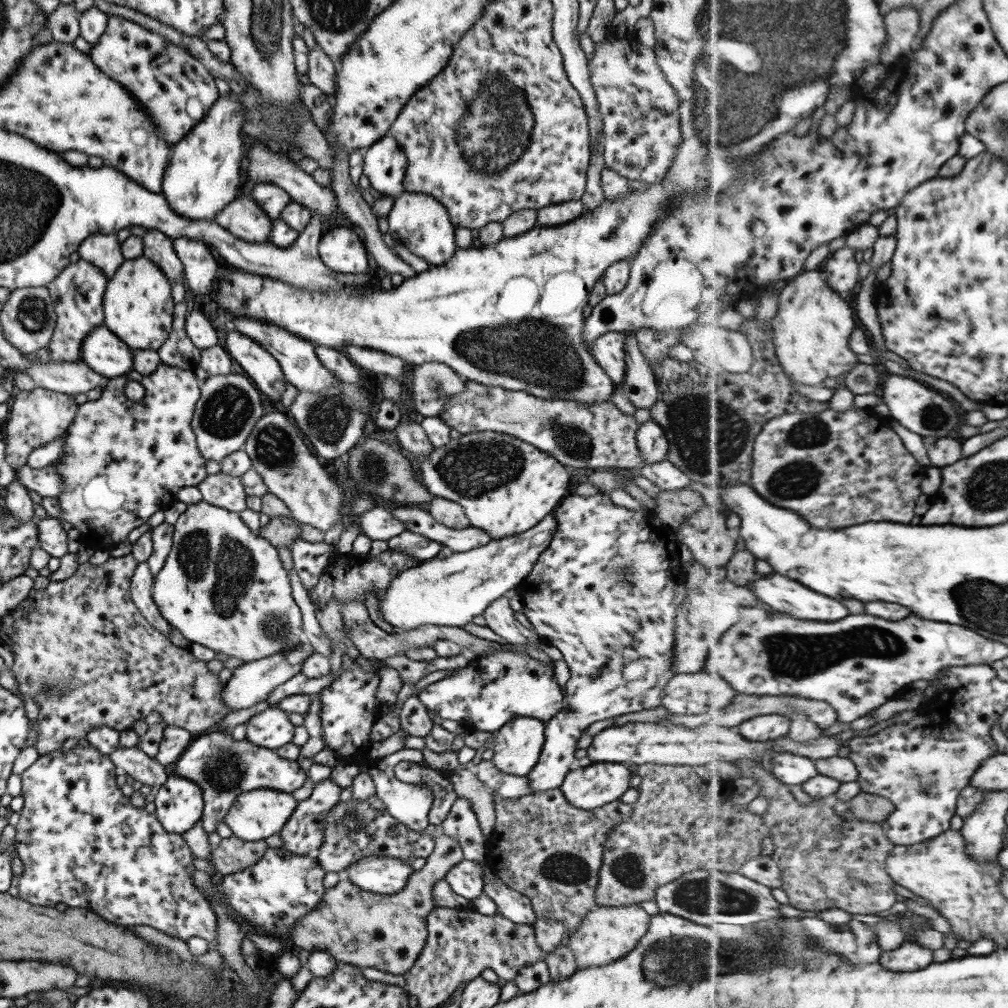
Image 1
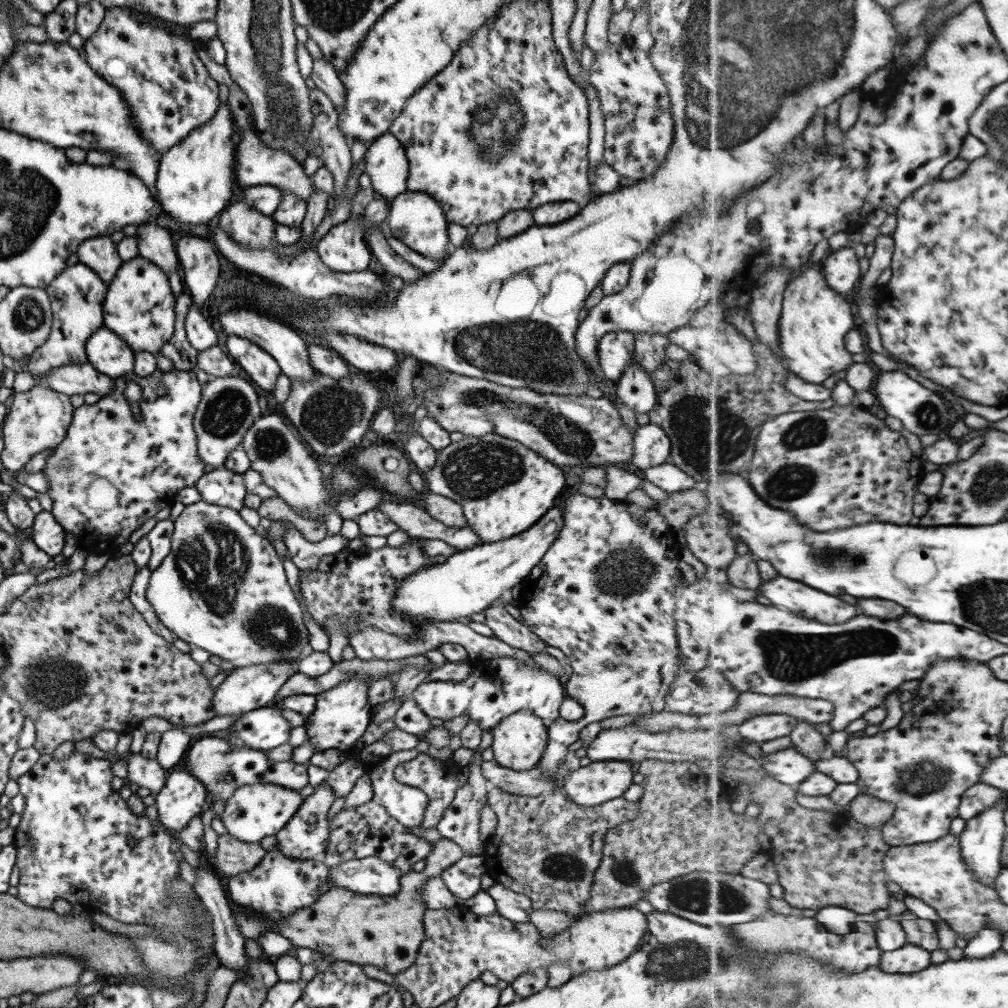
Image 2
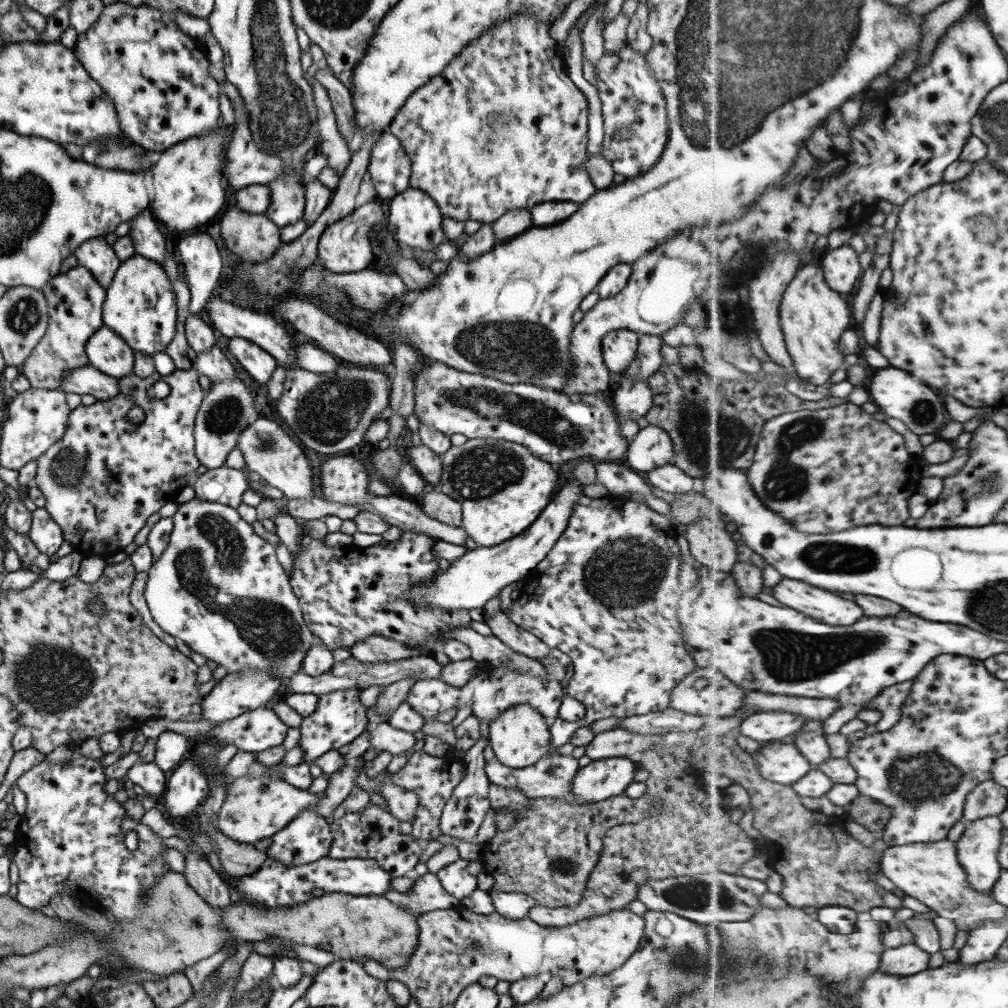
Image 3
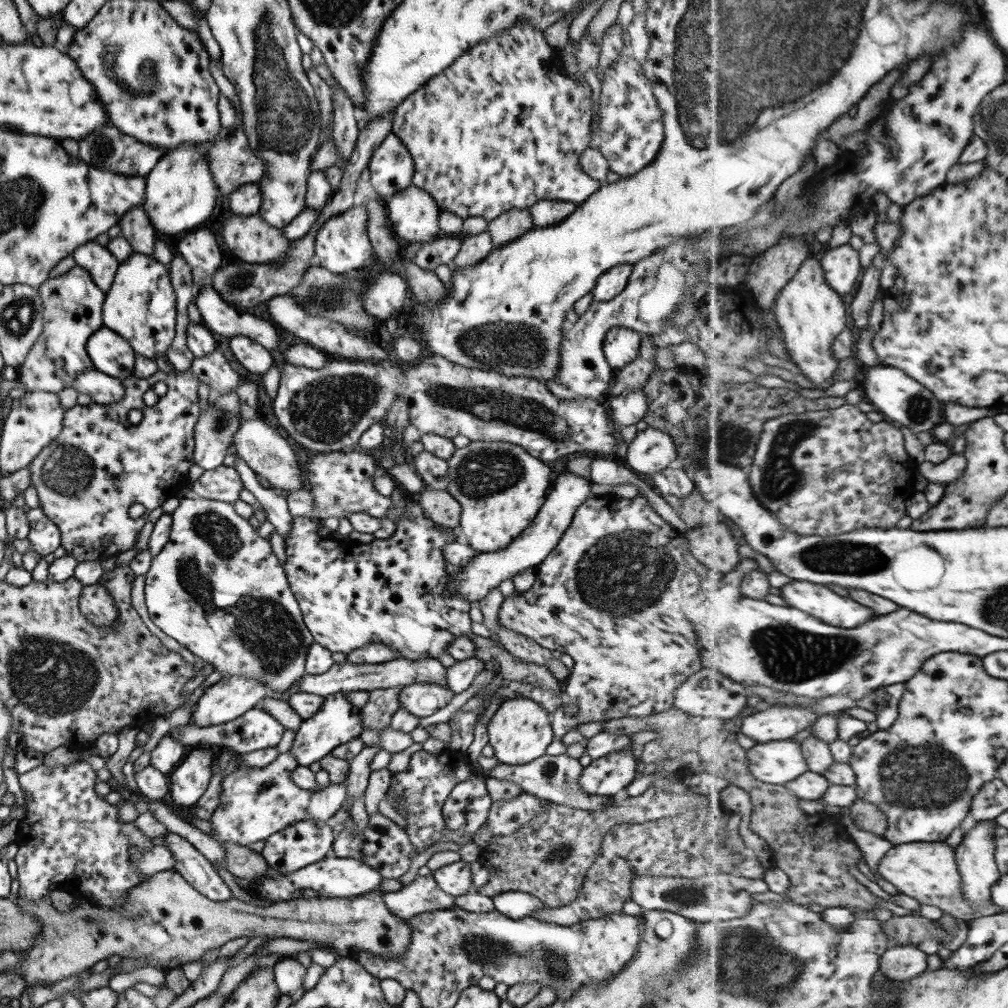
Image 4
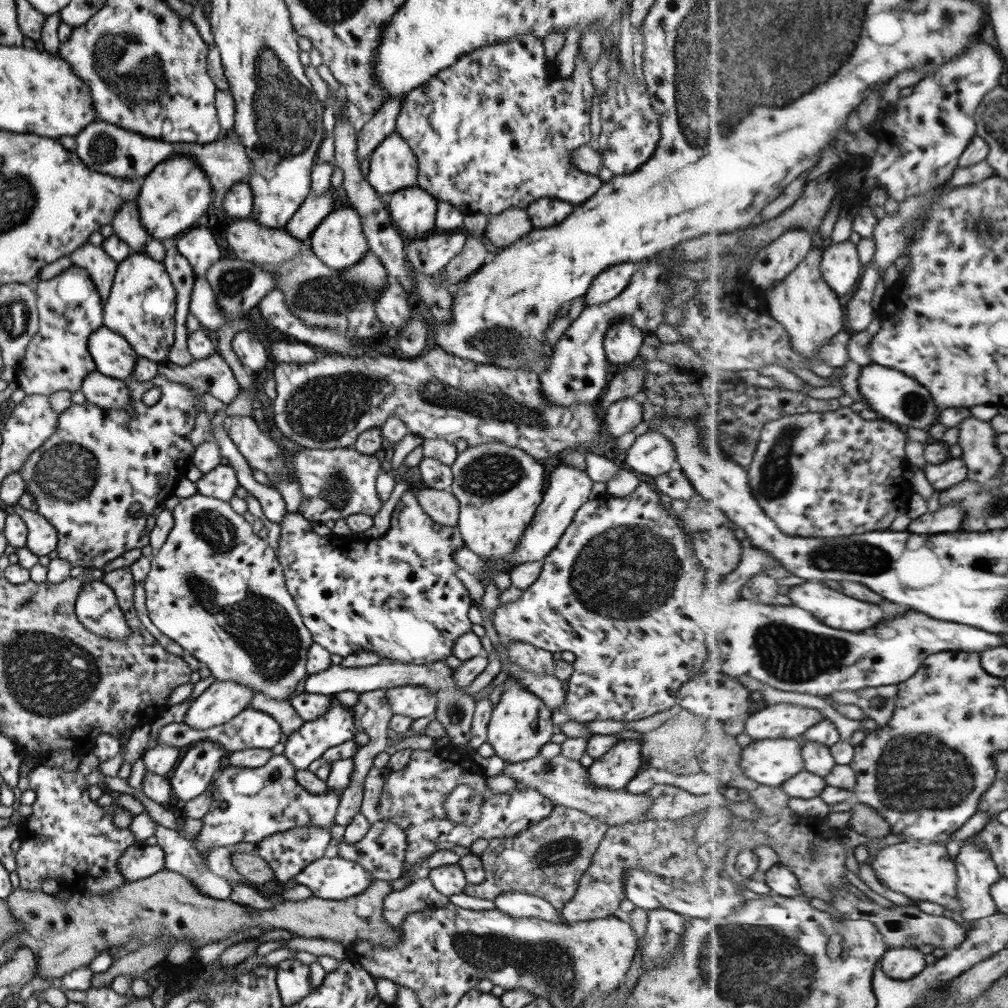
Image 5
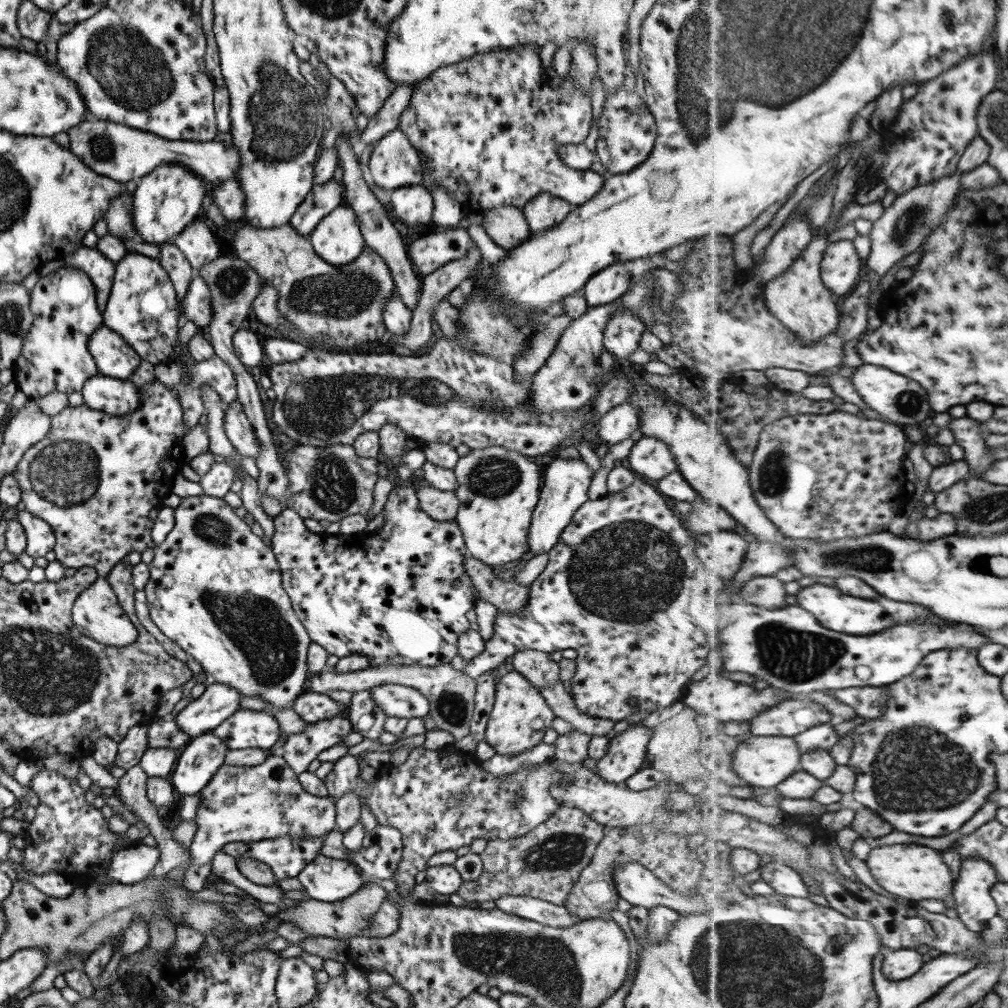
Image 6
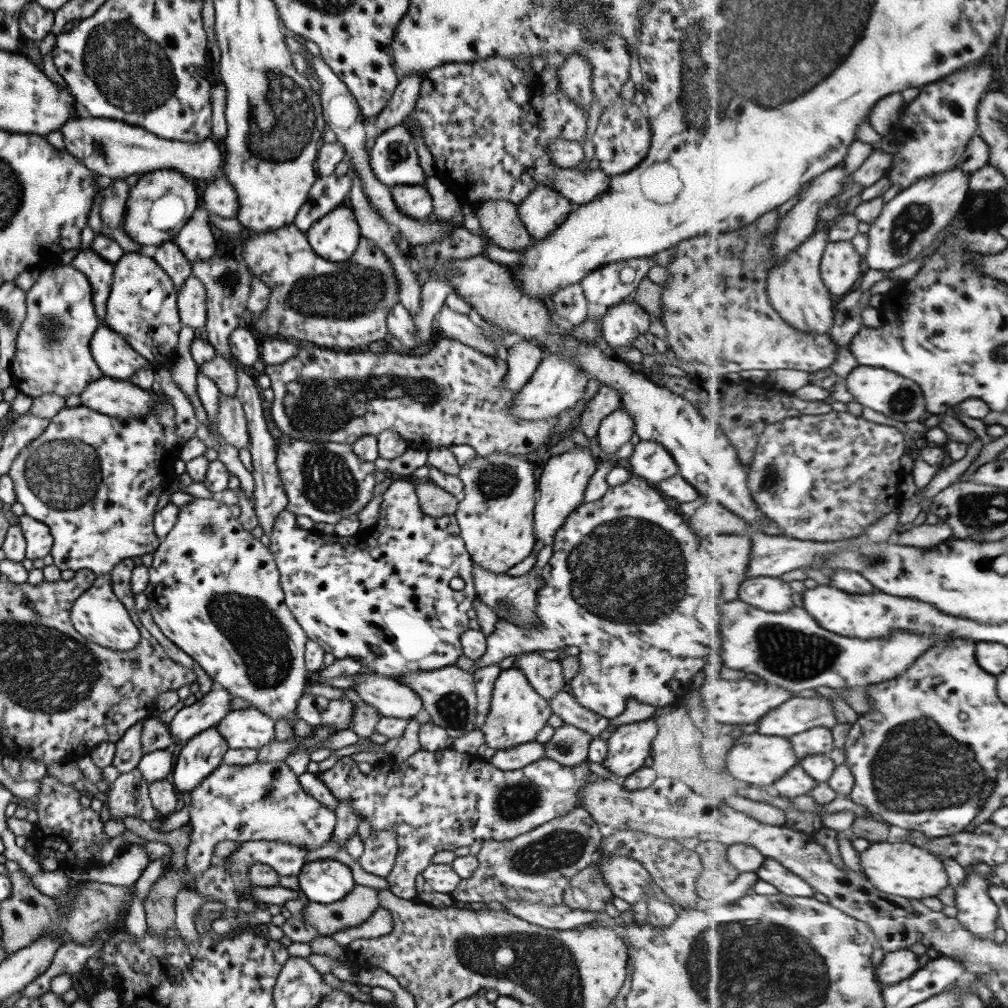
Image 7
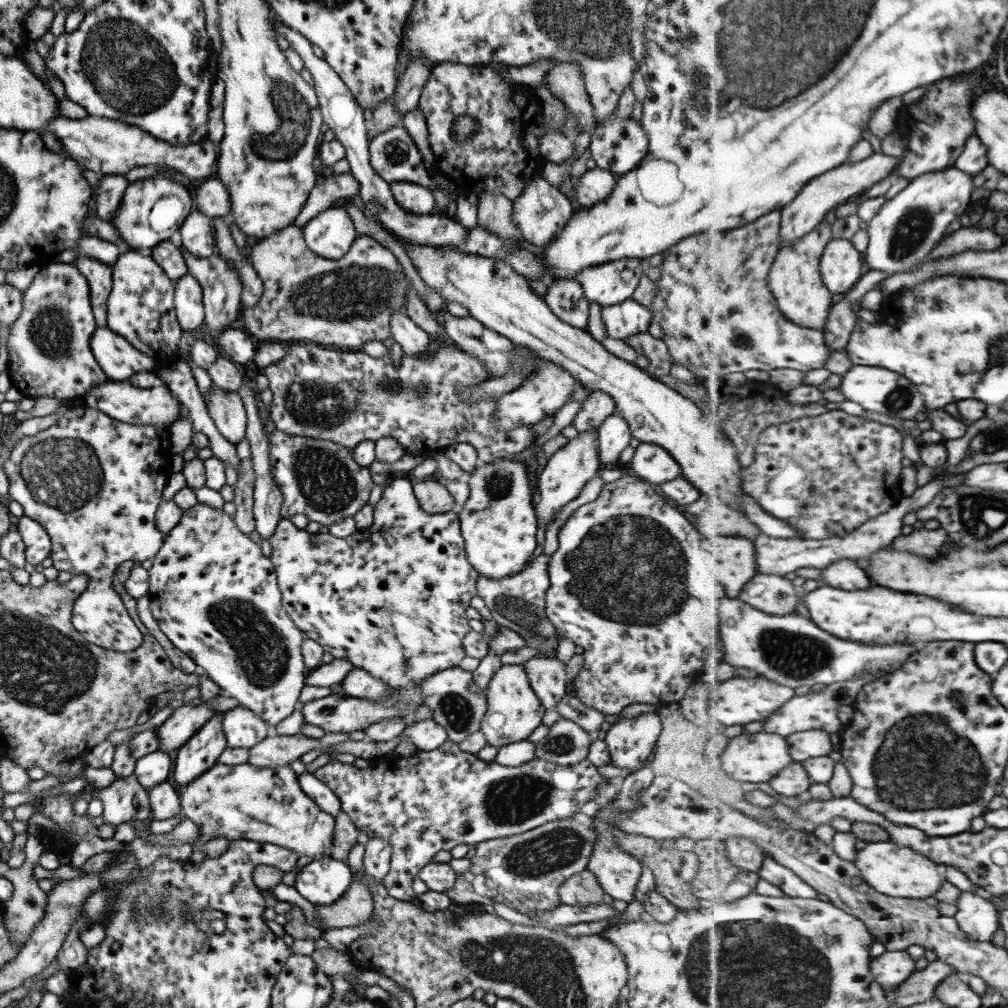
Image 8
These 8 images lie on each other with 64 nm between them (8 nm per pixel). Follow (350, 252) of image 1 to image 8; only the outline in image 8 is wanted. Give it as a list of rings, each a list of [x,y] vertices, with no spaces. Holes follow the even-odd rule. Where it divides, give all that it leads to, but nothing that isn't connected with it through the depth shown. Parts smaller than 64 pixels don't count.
[[[393,182],[388,184],[394,201],[406,212],[418,215],[435,211],[432,192],[417,184]],[[329,207],[310,218],[301,228],[307,248],[329,260],[341,258],[351,246],[355,231],[342,207]]]

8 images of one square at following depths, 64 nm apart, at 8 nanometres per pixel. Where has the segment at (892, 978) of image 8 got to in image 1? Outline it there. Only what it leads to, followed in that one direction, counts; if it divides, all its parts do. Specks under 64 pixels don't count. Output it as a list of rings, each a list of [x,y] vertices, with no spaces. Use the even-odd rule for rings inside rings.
[[[907,941],[897,950],[884,951],[880,963],[891,972],[915,972],[935,963],[933,949]]]

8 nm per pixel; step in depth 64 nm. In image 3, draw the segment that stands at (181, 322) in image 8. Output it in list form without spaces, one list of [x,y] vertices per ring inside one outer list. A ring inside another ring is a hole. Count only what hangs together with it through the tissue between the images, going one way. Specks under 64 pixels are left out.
[[[212,293],[206,298],[203,310],[209,319],[209,325],[220,332],[225,338],[241,337],[250,340],[253,344],[268,352],[275,360],[276,364],[285,370],[296,369],[296,346],[293,344],[291,336],[285,330],[283,323],[274,320],[270,316],[261,315],[253,311],[242,309],[241,307],[223,301],[219,296]]]

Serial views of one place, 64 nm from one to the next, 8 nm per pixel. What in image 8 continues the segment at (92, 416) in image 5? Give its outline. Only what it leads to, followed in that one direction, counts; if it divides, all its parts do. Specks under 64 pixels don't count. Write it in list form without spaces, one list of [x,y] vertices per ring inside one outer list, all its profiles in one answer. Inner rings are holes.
[[[65,406],[65,411],[60,414],[55,424],[48,426],[45,430],[37,432],[33,436],[20,438],[11,449],[9,456],[3,461],[2,471],[8,480],[8,498],[17,502],[22,506],[23,515],[27,518],[32,518],[37,522],[45,533],[49,536],[51,548],[48,558],[53,563],[52,567],[58,572],[68,572],[71,577],[77,575],[85,575],[89,582],[85,586],[85,590],[79,594],[79,597],[74,600],[70,621],[73,628],[90,644],[93,644],[106,650],[114,652],[130,652],[137,649],[141,645],[141,632],[133,625],[133,620],[127,615],[126,608],[119,598],[118,594],[113,592],[111,581],[113,581],[113,573],[118,566],[125,561],[138,562],[141,564],[145,559],[153,559],[159,548],[161,547],[164,535],[157,532],[154,524],[154,515],[157,505],[161,502],[161,490],[171,474],[171,455],[173,454],[169,440],[169,424],[165,426],[157,426],[156,424],[148,424],[147,426],[132,425],[119,422],[108,418],[108,416],[100,410],[89,408],[87,406],[79,406],[79,409],[71,410]]]

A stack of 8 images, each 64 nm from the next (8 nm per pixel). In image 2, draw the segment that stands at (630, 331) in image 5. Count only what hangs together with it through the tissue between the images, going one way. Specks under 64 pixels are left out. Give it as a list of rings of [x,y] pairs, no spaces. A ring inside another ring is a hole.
[[[607,332],[597,341],[596,353],[604,378],[617,381],[634,352],[634,333]]]

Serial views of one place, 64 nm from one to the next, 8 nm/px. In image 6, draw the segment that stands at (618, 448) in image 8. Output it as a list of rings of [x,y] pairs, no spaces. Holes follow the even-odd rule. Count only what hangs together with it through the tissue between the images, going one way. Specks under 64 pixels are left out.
[[[628,401],[614,406],[596,422],[599,438],[607,445],[629,438],[639,423],[637,409]]]

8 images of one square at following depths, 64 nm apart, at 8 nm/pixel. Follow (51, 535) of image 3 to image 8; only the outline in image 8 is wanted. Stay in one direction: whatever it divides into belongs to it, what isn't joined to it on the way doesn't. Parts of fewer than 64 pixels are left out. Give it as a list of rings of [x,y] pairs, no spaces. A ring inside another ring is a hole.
[[[23,515],[18,519],[16,532],[23,541],[25,561],[30,565],[38,565],[49,556],[51,548],[49,536],[32,518]]]

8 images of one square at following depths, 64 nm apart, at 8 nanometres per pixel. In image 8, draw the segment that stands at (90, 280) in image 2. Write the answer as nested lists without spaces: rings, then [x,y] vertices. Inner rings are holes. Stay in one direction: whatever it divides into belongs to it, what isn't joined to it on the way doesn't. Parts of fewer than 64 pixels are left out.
[[[58,261],[38,270],[29,286],[22,291],[21,306],[21,314],[8,326],[6,371],[12,386],[22,397],[52,396],[65,402],[79,400],[94,386],[109,379],[95,362],[89,346],[89,339],[97,326],[89,302],[88,284],[74,264]]]

